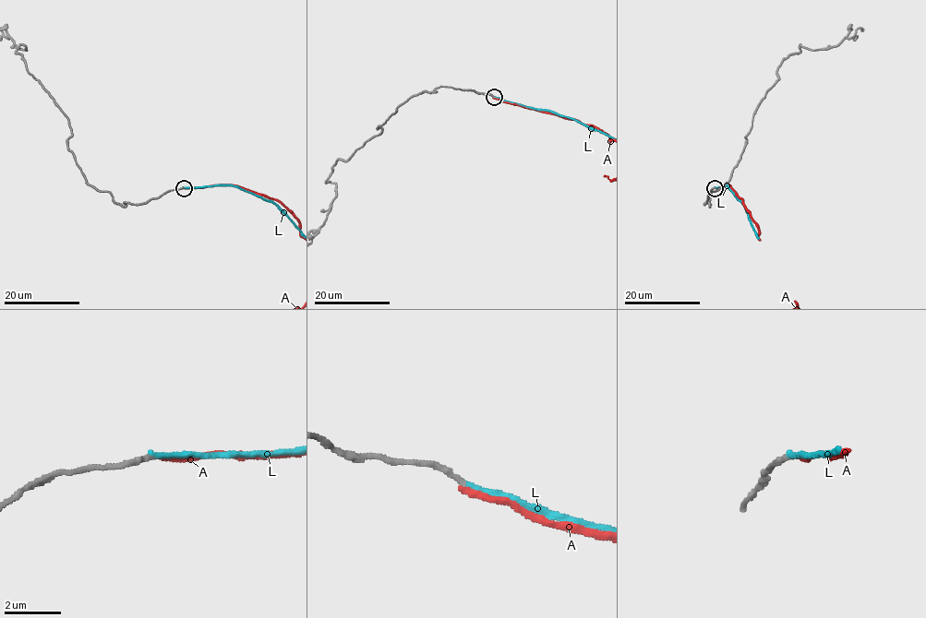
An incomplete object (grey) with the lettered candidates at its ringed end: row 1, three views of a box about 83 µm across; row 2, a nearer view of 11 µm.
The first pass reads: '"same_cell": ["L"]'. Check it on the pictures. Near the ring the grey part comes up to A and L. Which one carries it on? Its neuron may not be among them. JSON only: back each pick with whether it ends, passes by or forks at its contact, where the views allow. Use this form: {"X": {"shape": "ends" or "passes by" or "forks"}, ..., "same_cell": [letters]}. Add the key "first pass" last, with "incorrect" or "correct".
{"L": {"shape": "ends"}, "same_cell": ["L"], "first pass": "correct"}

